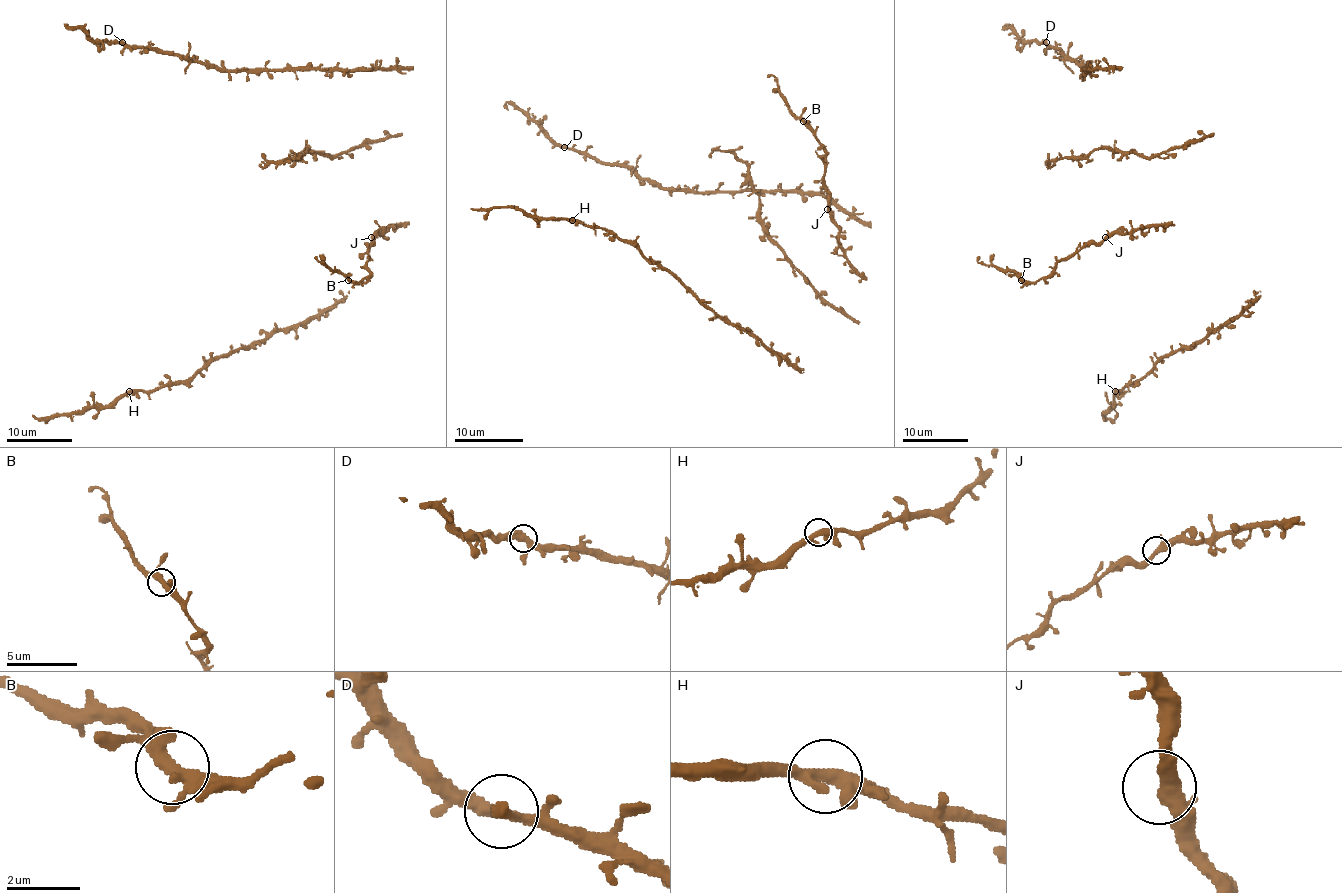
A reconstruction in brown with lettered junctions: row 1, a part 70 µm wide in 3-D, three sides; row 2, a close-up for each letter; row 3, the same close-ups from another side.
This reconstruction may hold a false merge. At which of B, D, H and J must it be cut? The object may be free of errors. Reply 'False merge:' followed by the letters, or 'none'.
False merge: none

